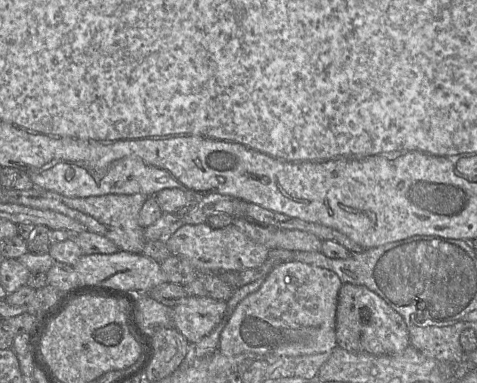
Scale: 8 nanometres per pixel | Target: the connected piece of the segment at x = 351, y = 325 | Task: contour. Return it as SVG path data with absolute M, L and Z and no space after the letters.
M343 283L339 290L336 338L338 346L344 350L376 356L397 354L411 345L403 317L375 292L351 283Z

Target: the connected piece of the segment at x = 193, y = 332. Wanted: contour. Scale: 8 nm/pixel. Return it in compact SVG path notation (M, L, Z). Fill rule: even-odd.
M187 296L172 308L173 327L189 343L198 342L222 321L226 310L226 301Z

